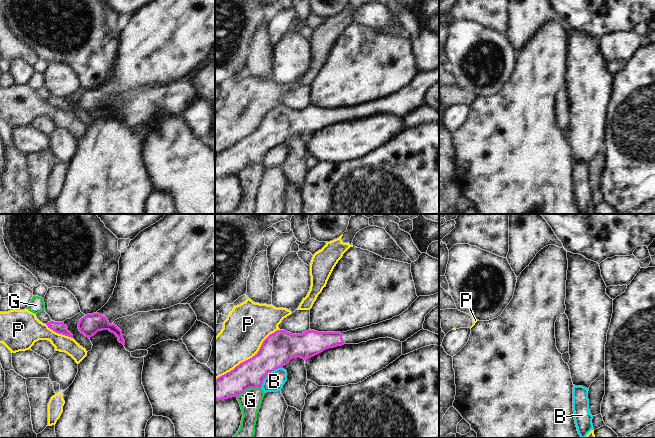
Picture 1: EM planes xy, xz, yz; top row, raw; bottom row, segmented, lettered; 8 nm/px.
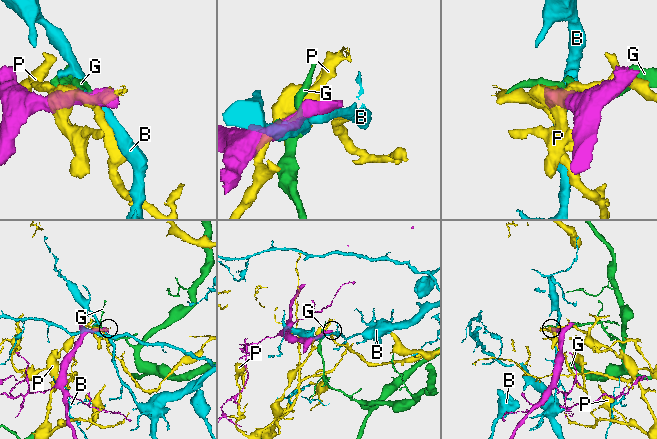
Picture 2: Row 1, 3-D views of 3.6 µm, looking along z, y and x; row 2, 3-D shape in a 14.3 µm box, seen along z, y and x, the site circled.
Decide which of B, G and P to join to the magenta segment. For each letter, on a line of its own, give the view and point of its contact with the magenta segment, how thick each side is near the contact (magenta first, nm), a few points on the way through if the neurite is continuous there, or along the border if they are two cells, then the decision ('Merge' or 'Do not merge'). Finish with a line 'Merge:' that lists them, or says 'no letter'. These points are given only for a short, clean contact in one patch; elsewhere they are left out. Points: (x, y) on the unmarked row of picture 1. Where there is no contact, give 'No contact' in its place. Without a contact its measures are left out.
B: Touches magenta at xz (268, 149). Thickness 260 nm (magenta) against 160 nm. Do not merge
G: Touches magenta at xz (248, 164). Thickness 220 nm (magenta) against 180 nm. Do not merge
P: Touches magenta at xz (250, 134). Thickness 260 nm (magenta) against 340 nm. Do not merge
Merge: no letter.

